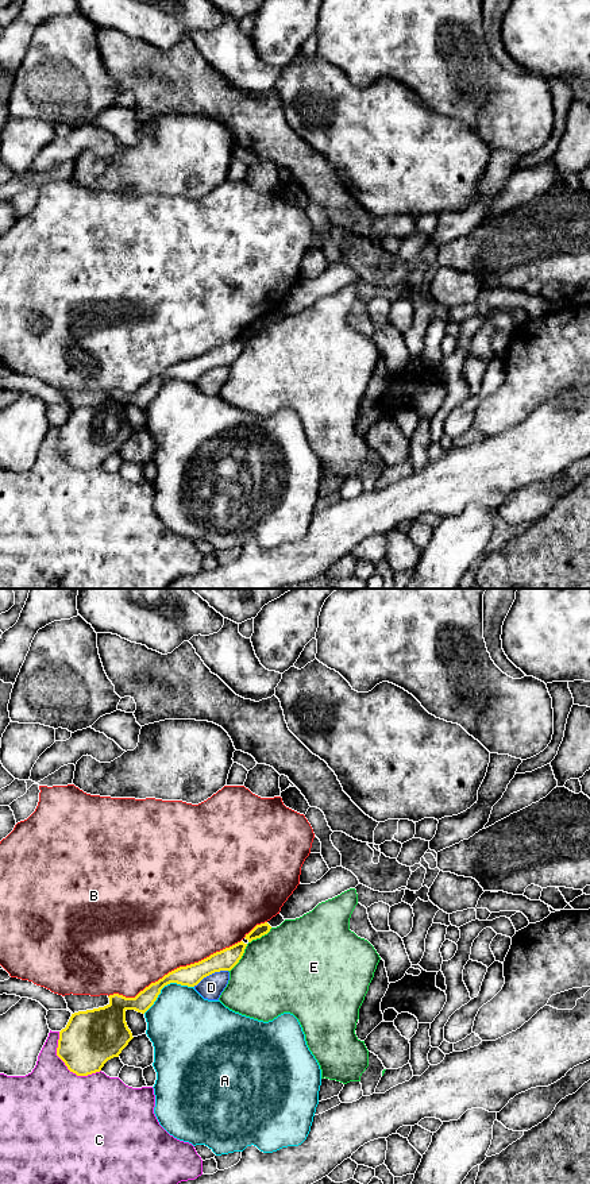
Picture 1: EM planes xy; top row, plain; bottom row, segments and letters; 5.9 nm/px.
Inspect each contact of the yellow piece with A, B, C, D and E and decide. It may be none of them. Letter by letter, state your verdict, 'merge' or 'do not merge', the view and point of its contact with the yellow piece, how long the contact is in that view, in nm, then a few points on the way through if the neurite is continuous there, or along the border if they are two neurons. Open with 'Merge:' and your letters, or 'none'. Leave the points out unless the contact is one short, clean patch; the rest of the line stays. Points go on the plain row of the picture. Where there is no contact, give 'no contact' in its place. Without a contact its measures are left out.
Merge: none
A: do not merge; meets yellow in xy at (165, 380); contact 340 nm long
B: do not merge; meets yellow in xy at (174, 365); contact 850 nm long
C: do not merge; meets yellow in xy at (66, 461); contact 340 nm long
D: do not merge; meets yellow in xy at (209, 369); contact 220 nm long
E: do not merge; meets yellow in xy at (246, 340); contact 380 nm long

